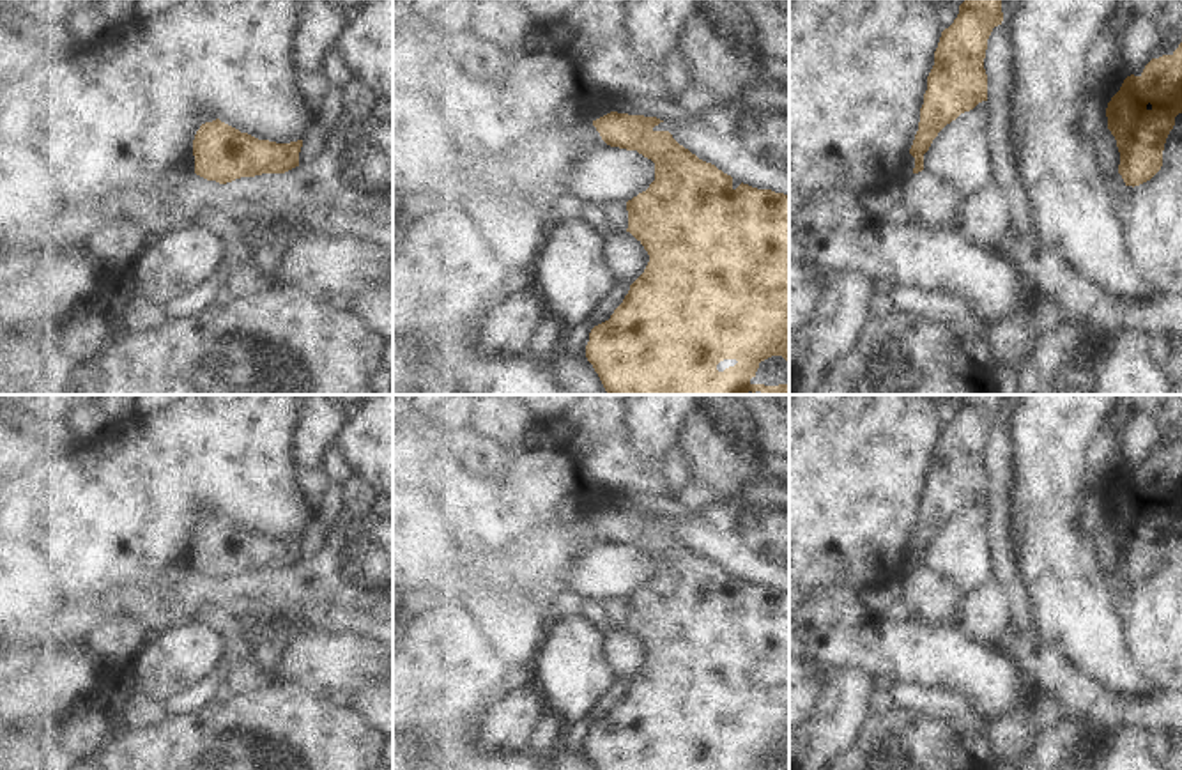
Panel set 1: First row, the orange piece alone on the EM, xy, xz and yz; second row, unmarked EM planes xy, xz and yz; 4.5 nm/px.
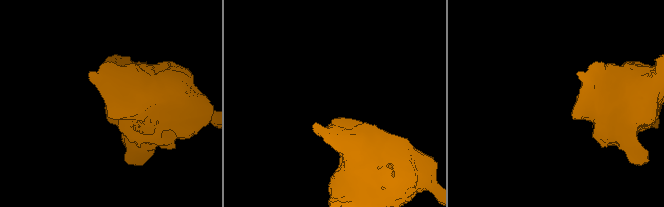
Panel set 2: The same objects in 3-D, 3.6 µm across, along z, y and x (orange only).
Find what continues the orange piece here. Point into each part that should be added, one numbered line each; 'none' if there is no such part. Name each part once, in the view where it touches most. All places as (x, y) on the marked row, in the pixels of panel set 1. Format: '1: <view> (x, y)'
none

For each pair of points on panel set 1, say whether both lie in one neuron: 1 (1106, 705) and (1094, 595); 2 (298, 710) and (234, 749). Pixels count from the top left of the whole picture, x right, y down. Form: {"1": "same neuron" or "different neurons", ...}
{"1": "different neurons", "2": "same neuron"}

